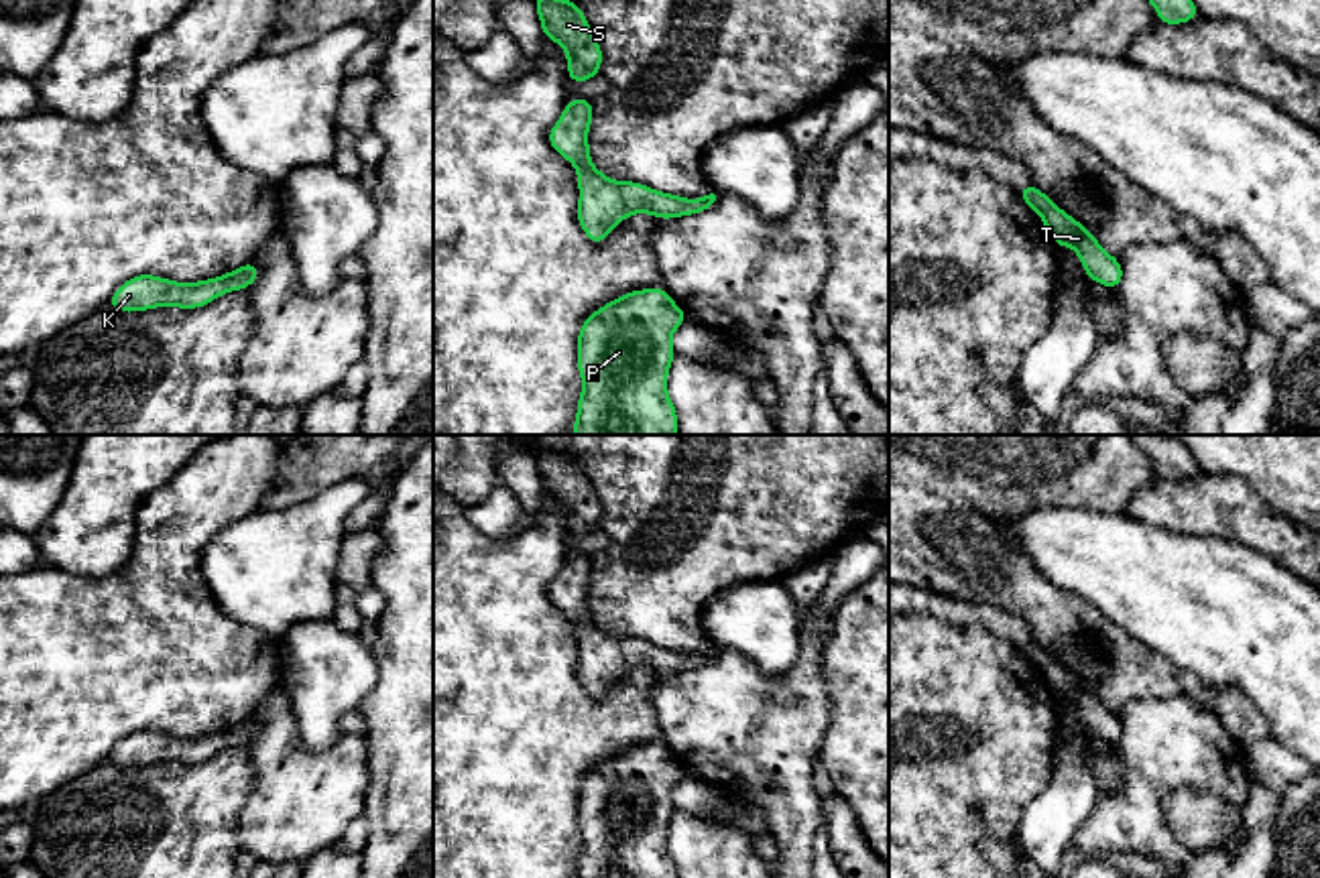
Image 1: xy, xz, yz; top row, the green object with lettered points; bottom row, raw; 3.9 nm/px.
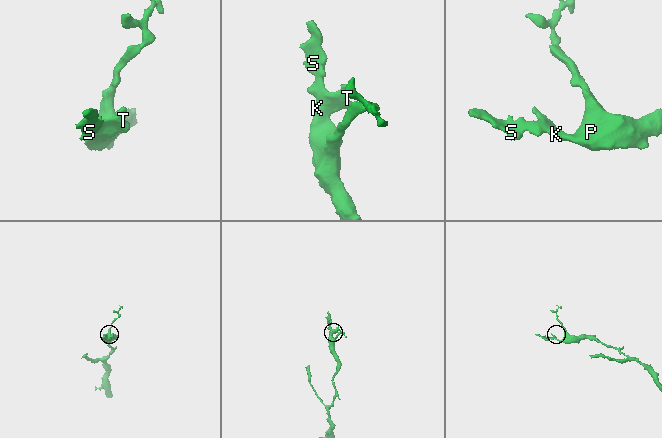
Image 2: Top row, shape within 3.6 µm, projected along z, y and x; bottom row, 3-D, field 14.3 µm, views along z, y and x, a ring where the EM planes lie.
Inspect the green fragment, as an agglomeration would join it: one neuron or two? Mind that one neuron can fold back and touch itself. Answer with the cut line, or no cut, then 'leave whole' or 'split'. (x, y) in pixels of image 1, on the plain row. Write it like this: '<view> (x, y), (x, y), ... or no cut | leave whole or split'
no cut | leave whole

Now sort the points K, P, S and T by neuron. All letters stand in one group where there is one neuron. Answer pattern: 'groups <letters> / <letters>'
groups K P S T

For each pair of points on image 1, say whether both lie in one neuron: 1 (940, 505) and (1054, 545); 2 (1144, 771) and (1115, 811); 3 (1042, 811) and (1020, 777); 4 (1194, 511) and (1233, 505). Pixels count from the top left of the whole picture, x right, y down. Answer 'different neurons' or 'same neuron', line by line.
1: different neurons
2: same neuron
3: different neurons
4: same neuron

